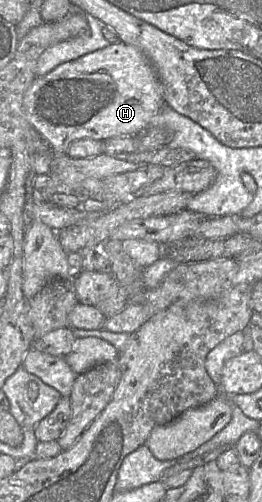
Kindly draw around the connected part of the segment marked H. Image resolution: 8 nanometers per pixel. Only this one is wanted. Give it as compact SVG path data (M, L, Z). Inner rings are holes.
M121 41L65 62L36 77L23 97L26 119L48 141L55 154L67 154L71 143L83 138L105 141L136 135L147 129L165 106L162 85L150 60L135 46Z

